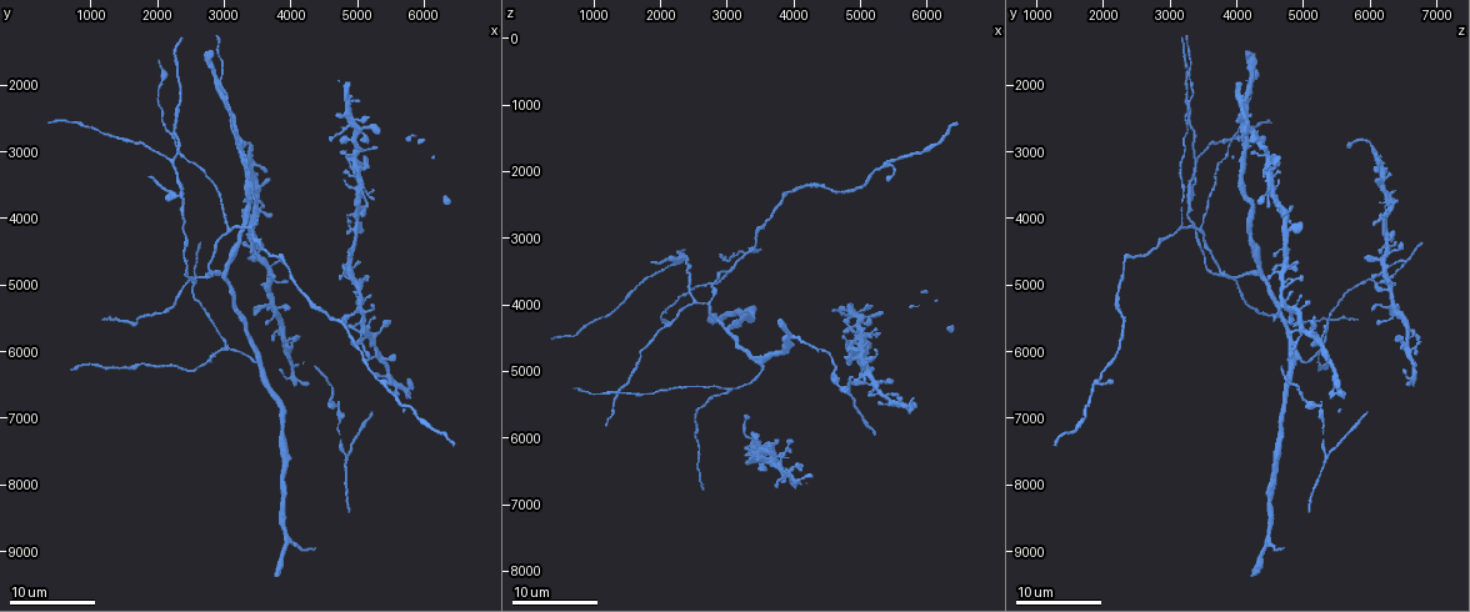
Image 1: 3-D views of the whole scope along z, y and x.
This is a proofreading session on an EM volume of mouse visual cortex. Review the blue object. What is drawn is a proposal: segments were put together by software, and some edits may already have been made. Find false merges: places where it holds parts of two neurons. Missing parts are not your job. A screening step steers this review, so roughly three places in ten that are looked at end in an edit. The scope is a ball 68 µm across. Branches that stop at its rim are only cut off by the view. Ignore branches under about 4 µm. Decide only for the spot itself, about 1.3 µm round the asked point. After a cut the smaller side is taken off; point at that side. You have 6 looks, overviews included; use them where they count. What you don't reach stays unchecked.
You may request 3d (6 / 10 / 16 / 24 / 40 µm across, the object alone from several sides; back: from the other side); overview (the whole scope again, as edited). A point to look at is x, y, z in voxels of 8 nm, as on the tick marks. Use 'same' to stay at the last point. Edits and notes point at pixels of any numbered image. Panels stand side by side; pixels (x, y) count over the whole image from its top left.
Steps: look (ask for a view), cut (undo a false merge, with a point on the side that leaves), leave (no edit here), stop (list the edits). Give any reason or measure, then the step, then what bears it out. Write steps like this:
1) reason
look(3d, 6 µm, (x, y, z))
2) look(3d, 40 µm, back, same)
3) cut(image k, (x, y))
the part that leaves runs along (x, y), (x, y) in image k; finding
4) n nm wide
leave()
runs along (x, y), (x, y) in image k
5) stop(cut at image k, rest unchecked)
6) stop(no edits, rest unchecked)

look(3d, 16 µm, (2750, 4900, 4000))

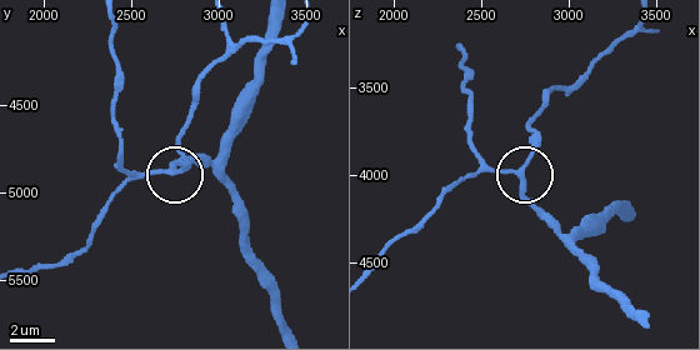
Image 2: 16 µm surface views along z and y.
look(3d, 6 µm, (2720, 4900, 4000))

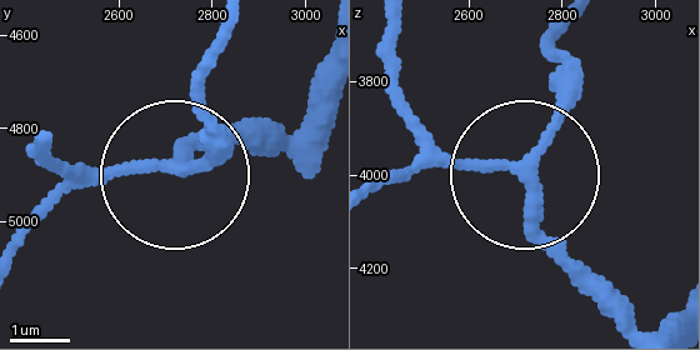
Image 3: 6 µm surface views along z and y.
leave()
runs along (633, 325), (524, 180), (464, 165), (394, 106) in image 3; all the same neuron

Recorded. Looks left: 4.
thin arm on a thick one
look(3d, 6 µm, (4700, 6900, 5250))

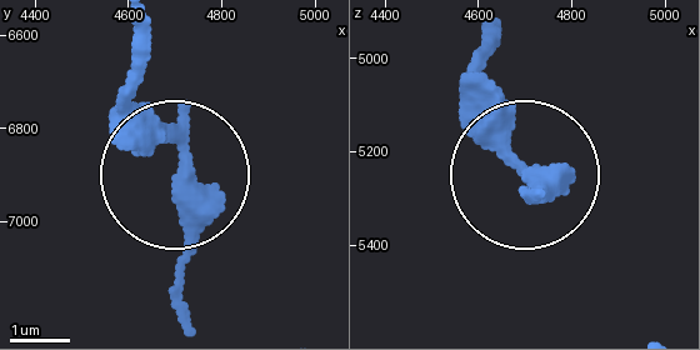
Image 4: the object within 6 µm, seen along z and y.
290 nm wide
cut(image 4, (111, 118))
the part that leaves runs along (175, 144), (135, 99), (130, 24) in image 4; two neurons meet here

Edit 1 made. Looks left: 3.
look(overview)

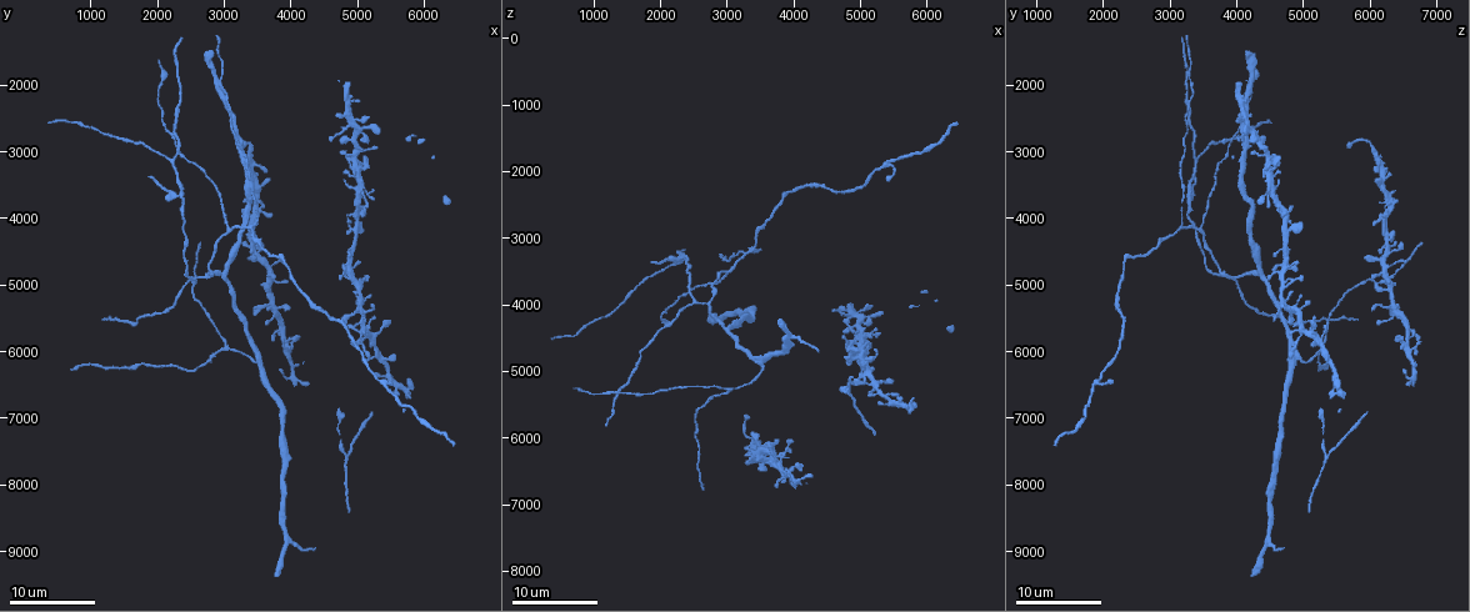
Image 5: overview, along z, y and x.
arms part here
look(3d, 6 µm, (3450, 4400, 6250))

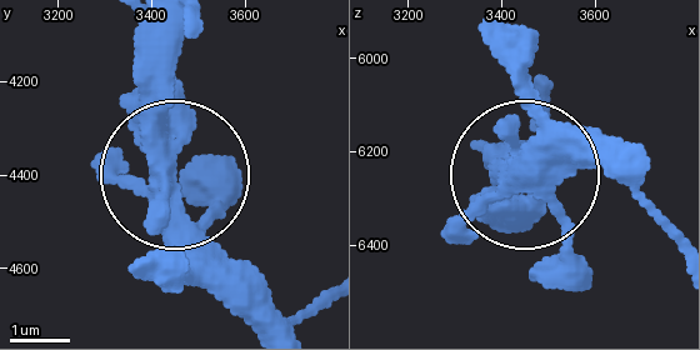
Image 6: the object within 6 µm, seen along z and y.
360 nm wide
leave()
all the same neuron

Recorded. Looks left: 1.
stop(cut at image 4, rest unchecked)

